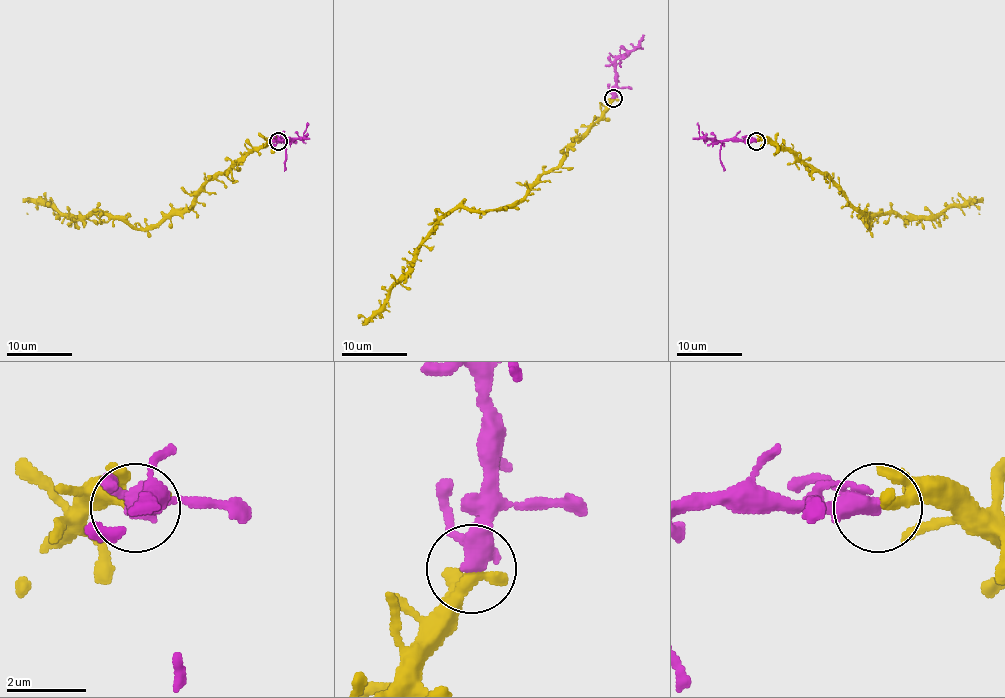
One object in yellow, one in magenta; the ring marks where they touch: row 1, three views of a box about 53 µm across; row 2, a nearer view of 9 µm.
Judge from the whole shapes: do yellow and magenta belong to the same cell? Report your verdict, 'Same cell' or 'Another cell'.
Same cell

